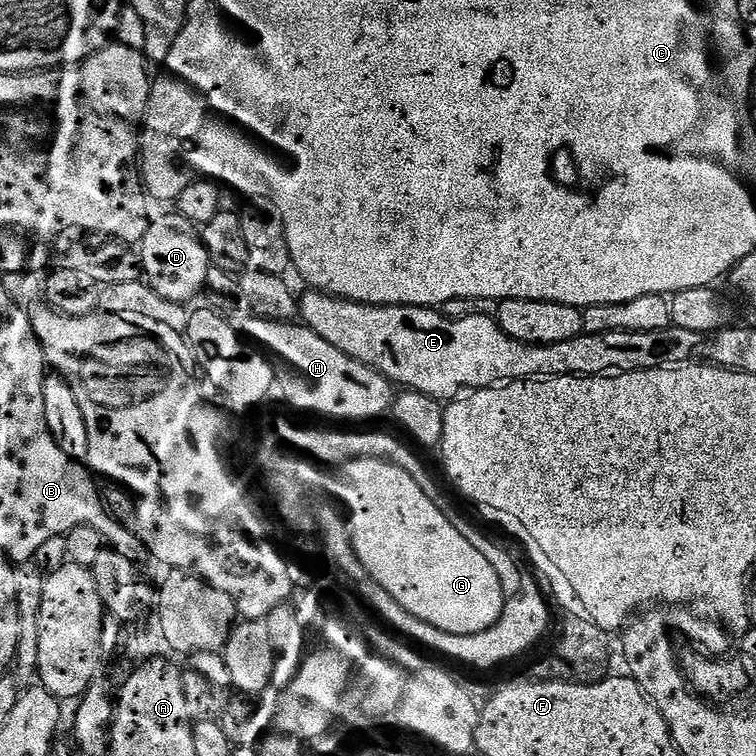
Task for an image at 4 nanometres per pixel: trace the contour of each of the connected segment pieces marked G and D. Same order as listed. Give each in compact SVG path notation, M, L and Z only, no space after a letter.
M346 460L335 469L332 492L344 503L346 527L362 566L398 605L430 626L452 635L474 635L494 626L503 614L506 597L502 581L485 555L478 553L465 536L448 522L426 498L426 490L406 470L386 460Z
M179 214L160 216L151 221L146 234L138 245L138 259L143 279L162 298L184 306L187 300L203 293L208 279L208 255L206 246L200 240L197 225L191 224Z

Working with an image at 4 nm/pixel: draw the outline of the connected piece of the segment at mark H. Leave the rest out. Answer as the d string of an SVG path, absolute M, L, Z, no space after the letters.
M240 314L234 327L245 340L263 350L274 361L278 388L296 408L321 412L324 416L345 416L348 420L368 420L387 413L394 403L394 385L372 368L334 350L326 338L318 338L300 322L267 320L261 316Z

